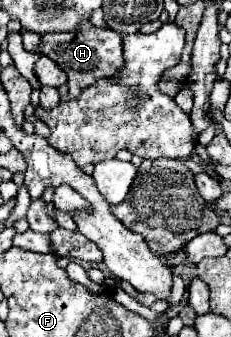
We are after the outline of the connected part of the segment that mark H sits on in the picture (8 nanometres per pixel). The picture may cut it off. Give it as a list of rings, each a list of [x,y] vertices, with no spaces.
[[[86,20],[78,32],[48,32],[42,36],[40,54],[54,60],[68,74],[70,98],[76,98],[86,86],[94,84],[100,78],[114,78],[122,66],[122,36],[114,30],[96,28]]]

